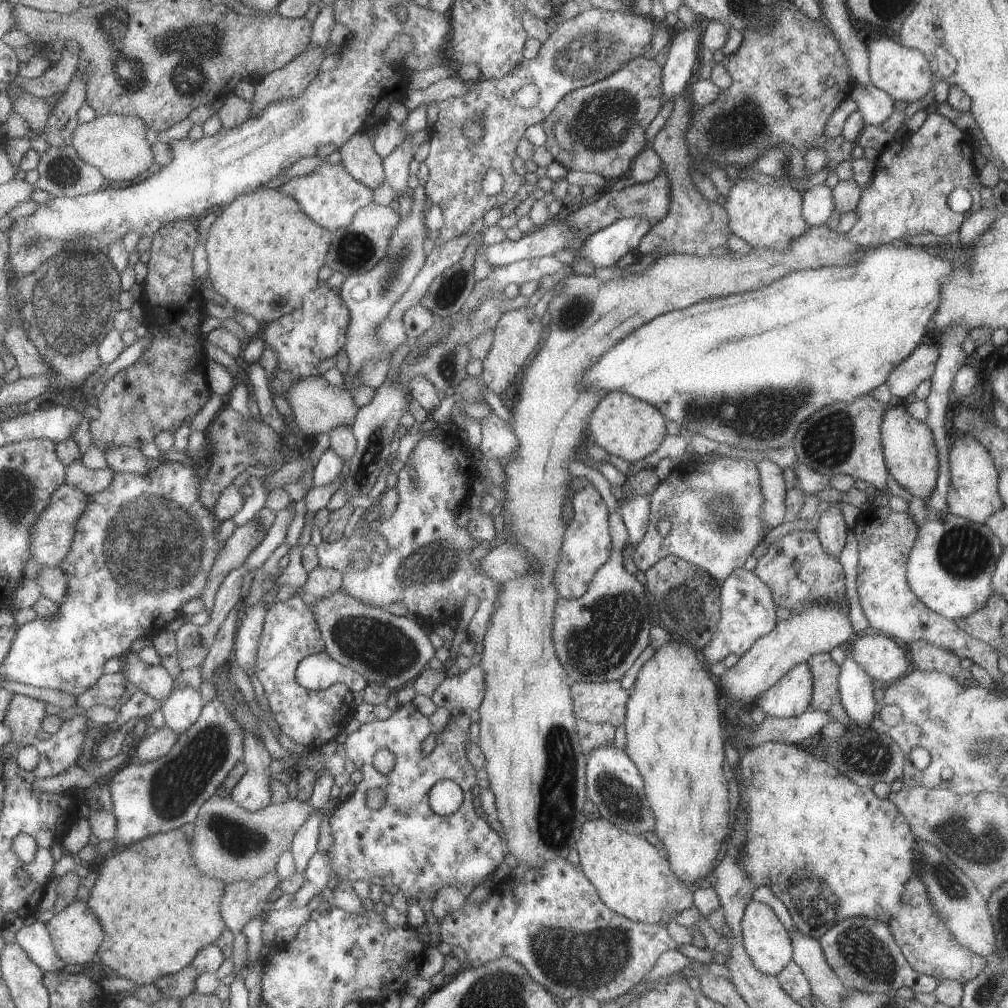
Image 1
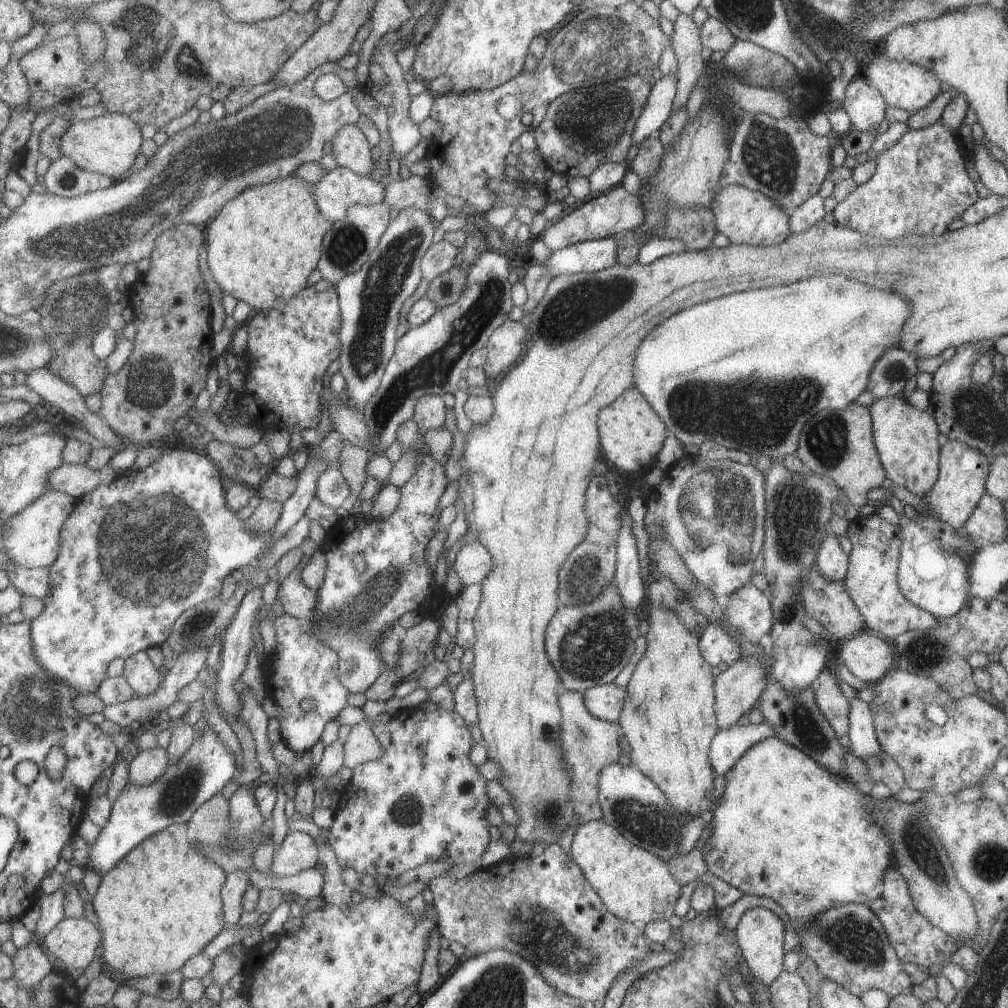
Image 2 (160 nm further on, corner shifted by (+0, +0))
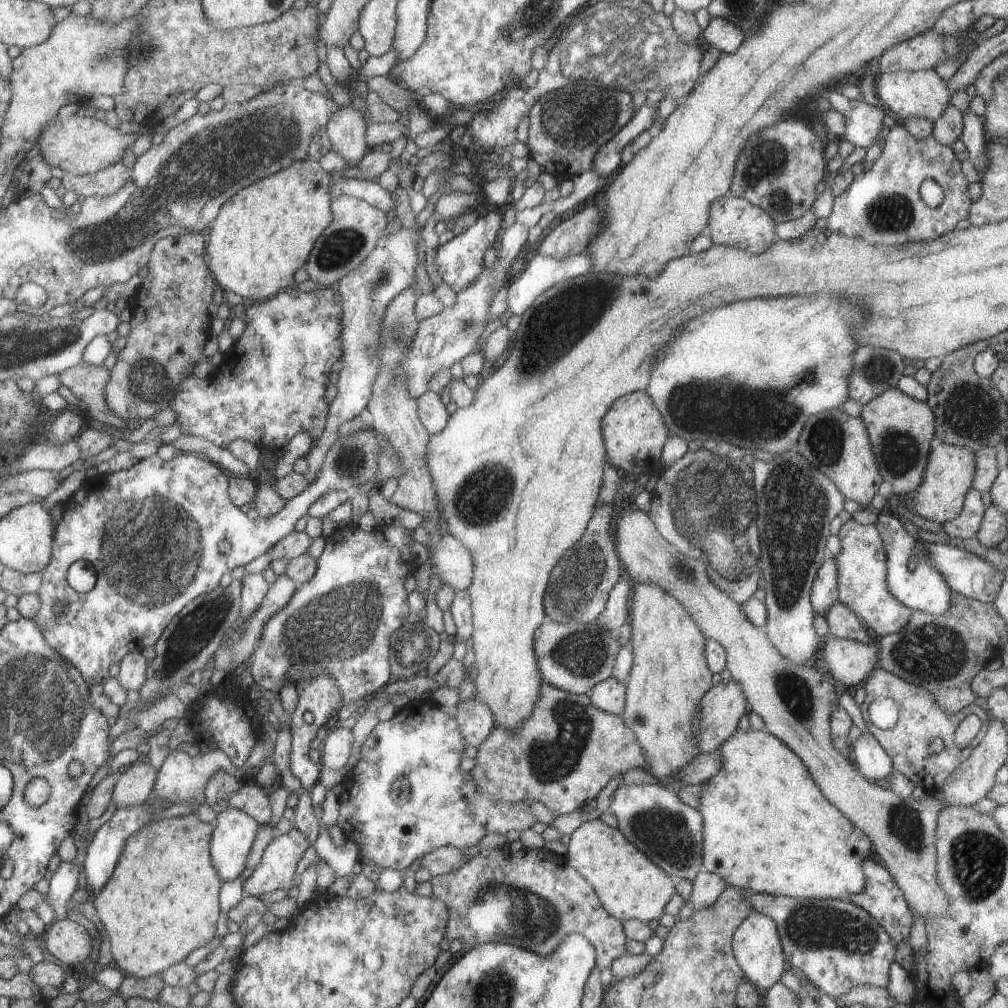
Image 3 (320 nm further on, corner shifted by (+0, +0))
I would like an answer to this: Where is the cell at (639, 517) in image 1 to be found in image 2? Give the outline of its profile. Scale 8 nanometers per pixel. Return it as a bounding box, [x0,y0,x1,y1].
[612,514,645,612]

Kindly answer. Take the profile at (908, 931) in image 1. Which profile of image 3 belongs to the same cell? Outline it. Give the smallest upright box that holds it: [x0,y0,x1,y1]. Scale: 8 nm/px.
[848,858,912,944]

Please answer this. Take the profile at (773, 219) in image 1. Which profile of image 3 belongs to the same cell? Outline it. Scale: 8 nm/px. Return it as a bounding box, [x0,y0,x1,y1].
[709,196,775,255]

